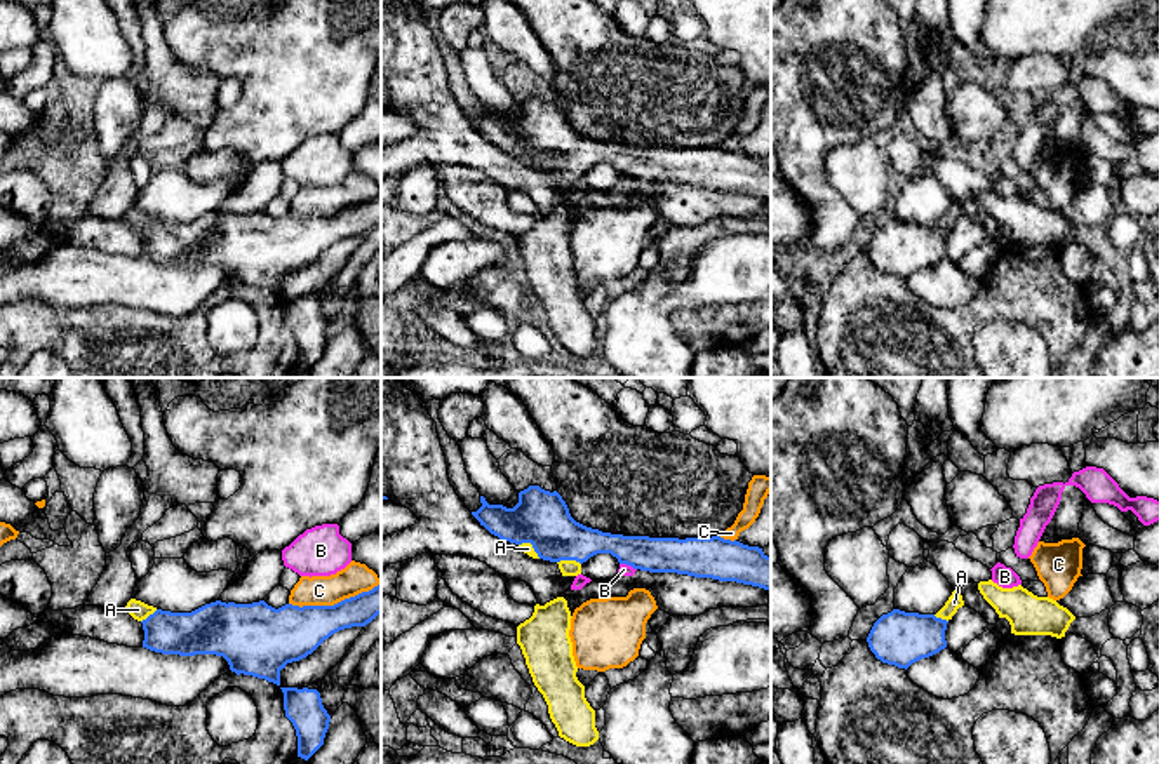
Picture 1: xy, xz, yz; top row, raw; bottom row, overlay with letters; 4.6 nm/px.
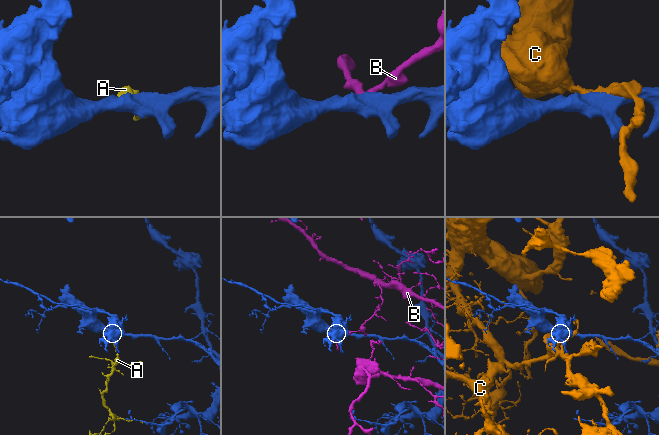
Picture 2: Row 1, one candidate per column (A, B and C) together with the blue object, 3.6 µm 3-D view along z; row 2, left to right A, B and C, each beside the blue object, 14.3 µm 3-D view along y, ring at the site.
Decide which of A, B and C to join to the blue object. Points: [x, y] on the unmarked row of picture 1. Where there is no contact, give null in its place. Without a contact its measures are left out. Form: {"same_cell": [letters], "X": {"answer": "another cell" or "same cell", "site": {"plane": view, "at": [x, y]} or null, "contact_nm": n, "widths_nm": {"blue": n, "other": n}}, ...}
{"same_cell": ["A"], "A": {"answer": "same cell", "site": {"plane": "xz", "at": [569, 169]}, "contact_nm": 110, "widths_nm": {"blue": 260, "other": 80}}, "B": {"answer": "another cell", "site": {"plane": "xz", "at": [629, 174]}, "contact_nm": 90, "widths_nm": {"blue": 160, "other": 50}}, "C": {"answer": "another cell", "site": {"plane": "xy", "at": [334, 214]}, "contact_nm": 440, "widths_nm": {"blue": 260, "other": 140}}}

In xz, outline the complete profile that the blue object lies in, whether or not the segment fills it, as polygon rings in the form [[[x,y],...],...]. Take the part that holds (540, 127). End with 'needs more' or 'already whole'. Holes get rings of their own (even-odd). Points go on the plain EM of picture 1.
[[[529,96],[520,101],[519,113],[513,118],[489,115],[484,106],[480,106],[480,113],[482,117],[472,122],[480,136],[499,150],[515,153],[520,162],[533,169],[557,172],[562,186],[578,186],[581,184],[581,174],[590,167],[611,164],[620,174],[640,181],[677,183],[771,200],[771,167],[762,158],[748,157],[736,150],[731,151],[720,146],[679,150],[602,143],[576,132],[560,104],[545,101],[539,96]]] | needs more

